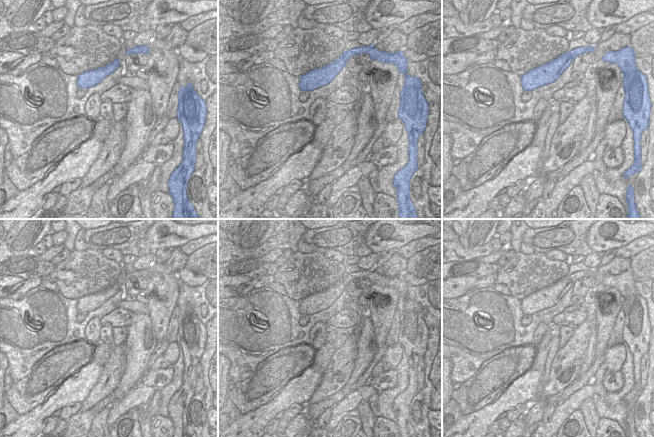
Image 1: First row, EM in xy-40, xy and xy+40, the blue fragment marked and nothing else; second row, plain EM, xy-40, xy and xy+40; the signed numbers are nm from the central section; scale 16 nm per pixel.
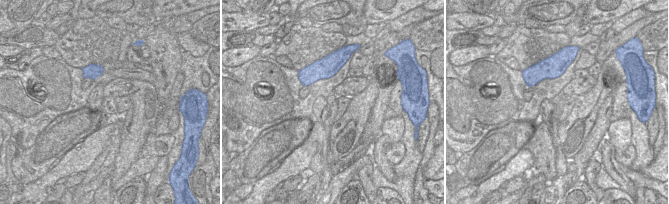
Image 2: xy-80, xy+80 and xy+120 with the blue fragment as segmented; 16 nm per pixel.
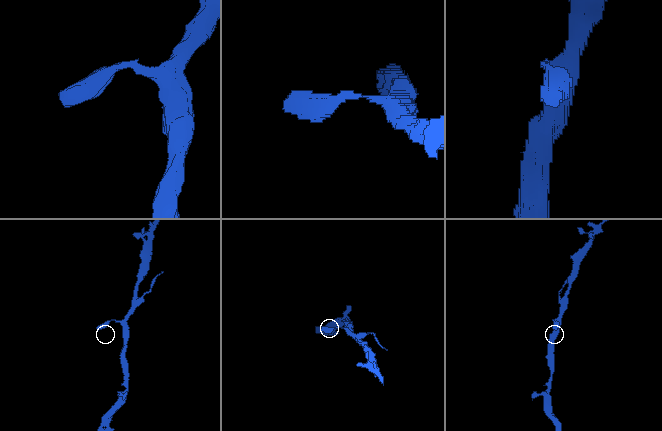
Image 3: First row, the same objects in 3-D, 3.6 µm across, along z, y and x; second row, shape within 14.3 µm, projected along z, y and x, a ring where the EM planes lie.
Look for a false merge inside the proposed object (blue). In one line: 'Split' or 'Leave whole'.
Leave whole.

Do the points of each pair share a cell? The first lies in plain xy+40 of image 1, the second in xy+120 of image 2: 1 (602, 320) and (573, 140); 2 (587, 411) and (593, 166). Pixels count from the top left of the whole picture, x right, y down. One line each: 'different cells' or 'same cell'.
1: different cells
2: same cell

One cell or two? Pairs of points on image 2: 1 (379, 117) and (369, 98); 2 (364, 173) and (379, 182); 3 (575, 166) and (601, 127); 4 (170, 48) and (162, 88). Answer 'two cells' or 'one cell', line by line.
1: two cells
2: two cells
3: one cell
4: one cell

